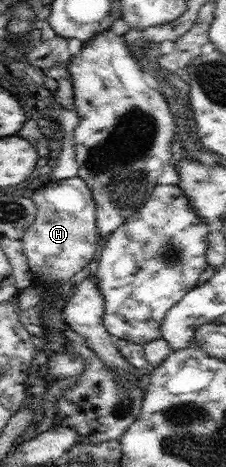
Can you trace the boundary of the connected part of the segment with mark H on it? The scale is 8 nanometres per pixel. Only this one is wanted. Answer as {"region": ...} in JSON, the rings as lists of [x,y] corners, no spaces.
{"region":[[[79,177],[66,178],[38,188],[30,196],[35,203],[34,223],[23,237],[23,251],[30,272],[39,283],[66,282],[97,258],[100,234],[96,228],[96,207],[90,188]]]}

